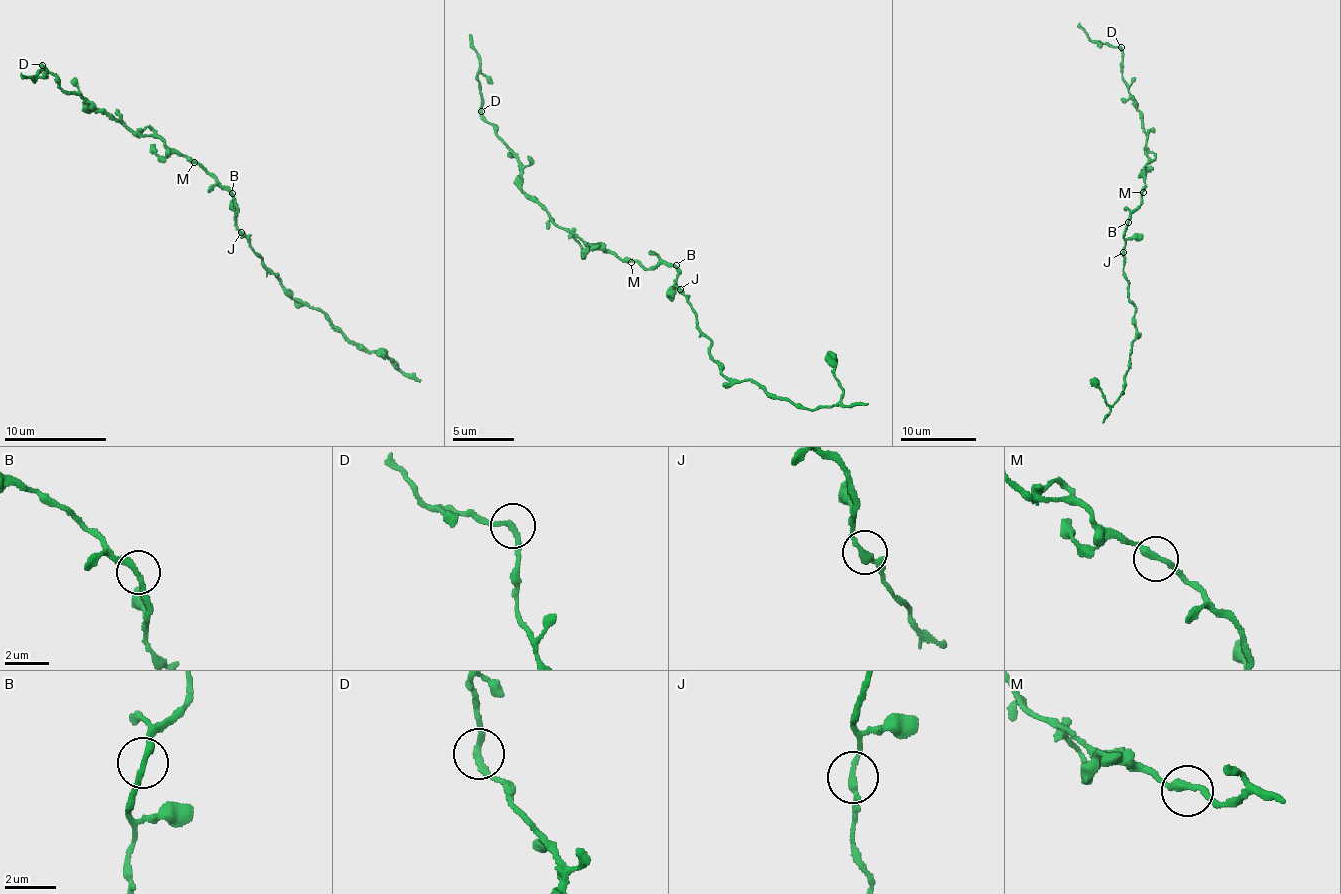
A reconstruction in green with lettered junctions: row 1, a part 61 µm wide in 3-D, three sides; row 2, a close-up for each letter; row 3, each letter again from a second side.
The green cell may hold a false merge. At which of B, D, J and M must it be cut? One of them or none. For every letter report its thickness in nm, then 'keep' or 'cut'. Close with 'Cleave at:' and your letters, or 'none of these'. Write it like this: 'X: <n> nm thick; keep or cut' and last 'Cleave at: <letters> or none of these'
B: 240 nm thick; keep
D: 240 nm thick; keep
J: 240 nm thick; keep
M: 260 nm thick; keep
Cleave at: none of these

